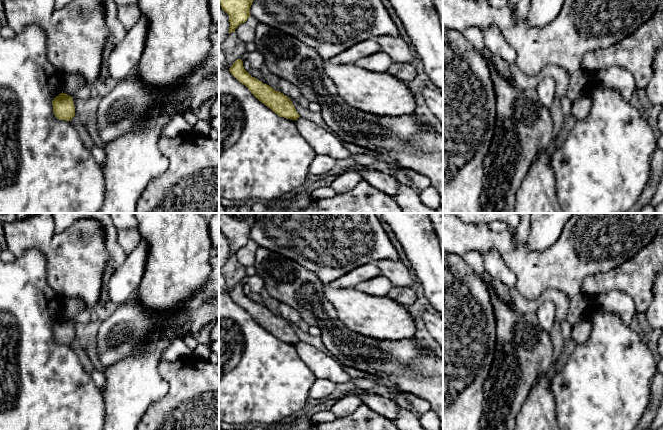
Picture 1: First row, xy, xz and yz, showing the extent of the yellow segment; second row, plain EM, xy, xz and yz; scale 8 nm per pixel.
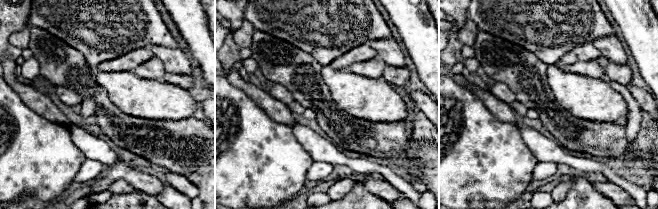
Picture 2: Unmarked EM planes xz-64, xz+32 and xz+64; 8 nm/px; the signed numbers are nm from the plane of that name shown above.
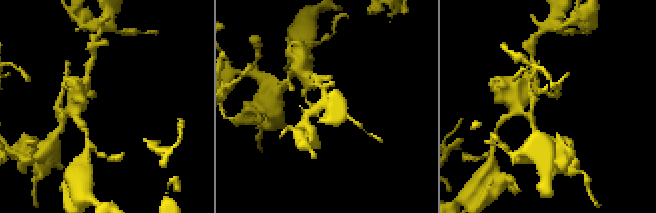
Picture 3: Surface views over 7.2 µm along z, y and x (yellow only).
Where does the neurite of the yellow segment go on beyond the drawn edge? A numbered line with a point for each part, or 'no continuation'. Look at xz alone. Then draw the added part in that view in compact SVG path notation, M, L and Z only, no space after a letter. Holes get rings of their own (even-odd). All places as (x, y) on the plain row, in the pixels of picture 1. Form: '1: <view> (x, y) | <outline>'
no continuation

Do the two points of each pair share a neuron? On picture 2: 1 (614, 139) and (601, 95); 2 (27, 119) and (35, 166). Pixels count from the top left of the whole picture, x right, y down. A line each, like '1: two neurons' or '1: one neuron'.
1: two neurons
2: one neuron

